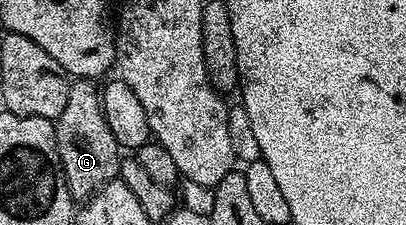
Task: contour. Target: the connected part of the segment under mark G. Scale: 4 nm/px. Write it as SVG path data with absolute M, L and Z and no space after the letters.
M86 78L75 79L70 86L68 106L64 106L64 110L54 121L56 146L64 178L68 182L70 196L76 202L89 200L120 172L120 146L104 118L99 85L94 84L97 83Z

